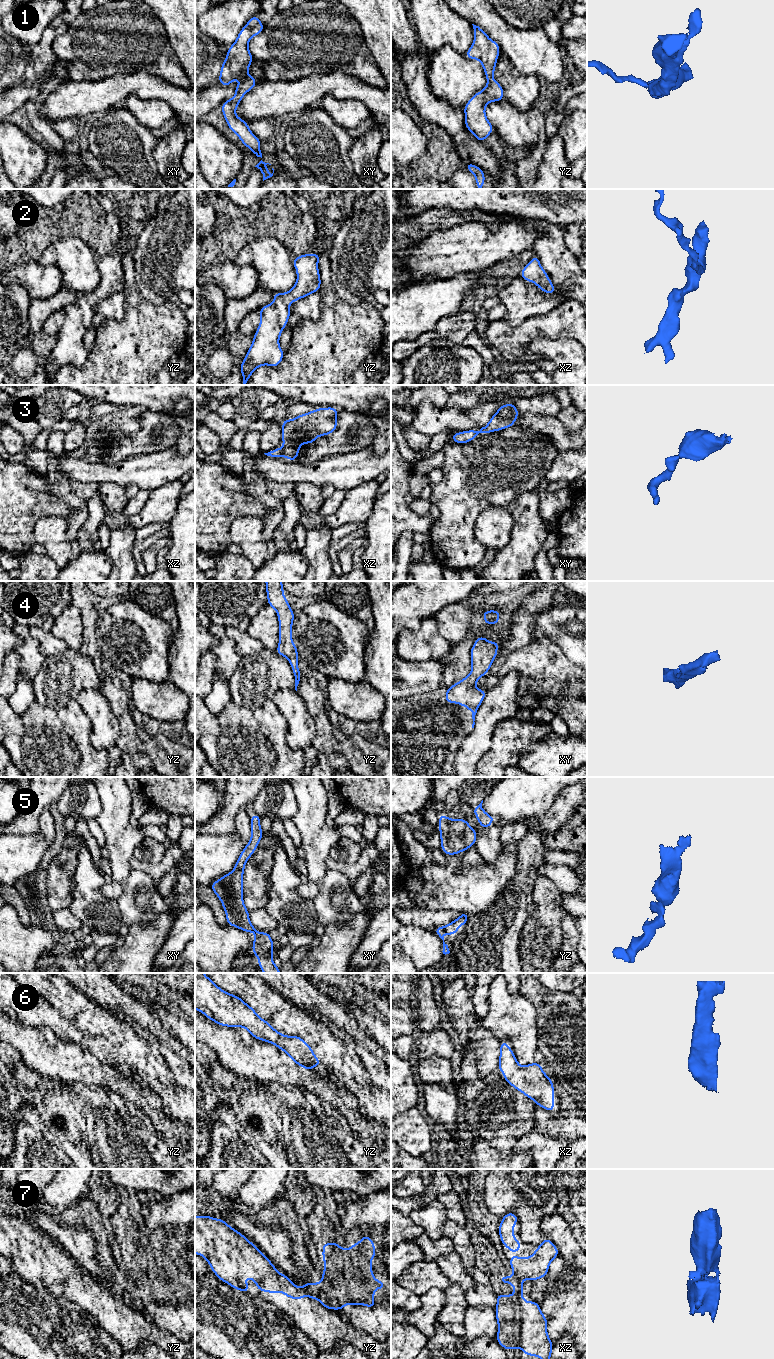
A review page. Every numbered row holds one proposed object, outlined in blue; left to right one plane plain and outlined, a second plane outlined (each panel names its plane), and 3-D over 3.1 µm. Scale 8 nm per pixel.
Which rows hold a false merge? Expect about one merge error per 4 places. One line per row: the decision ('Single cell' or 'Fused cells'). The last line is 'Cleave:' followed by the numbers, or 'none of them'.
1: Single cell
2: Single cell
3: Single cell
4: Single cell
5: Single cell
6: Single cell
7: Fused cells
Cleave: 7

